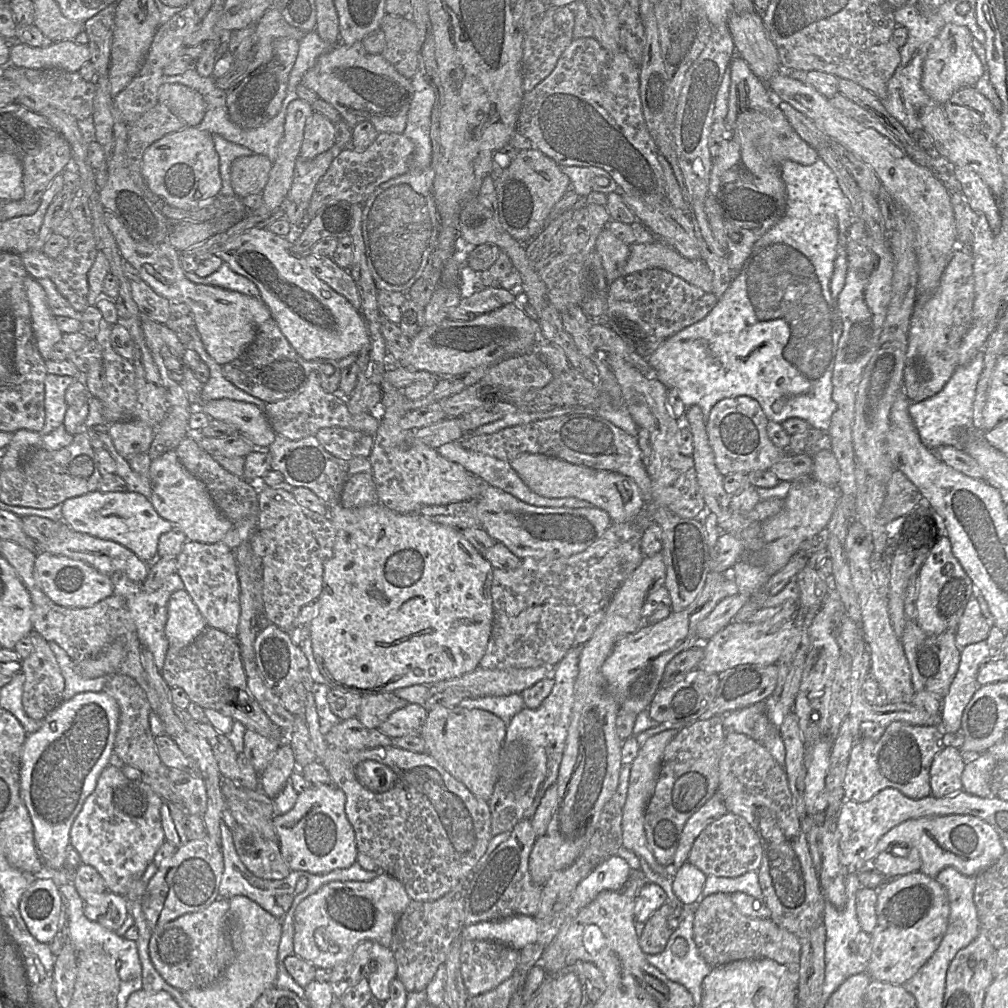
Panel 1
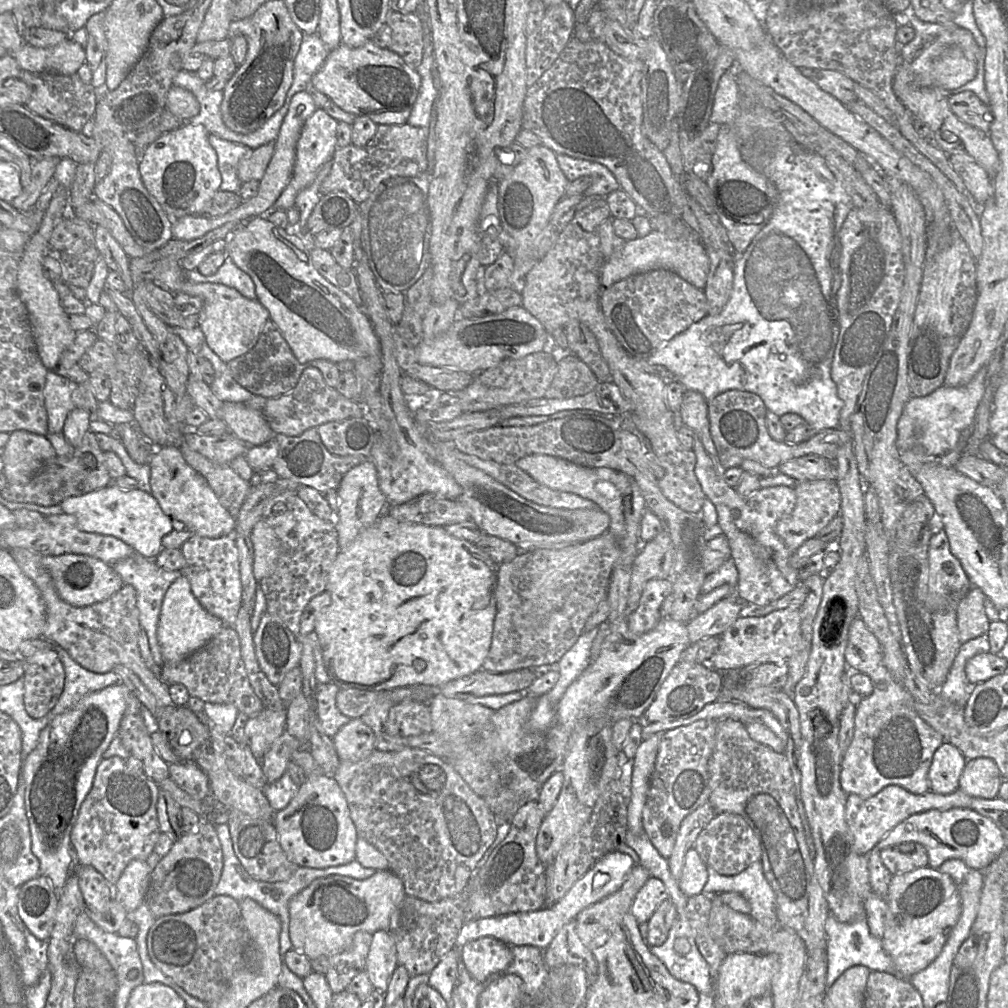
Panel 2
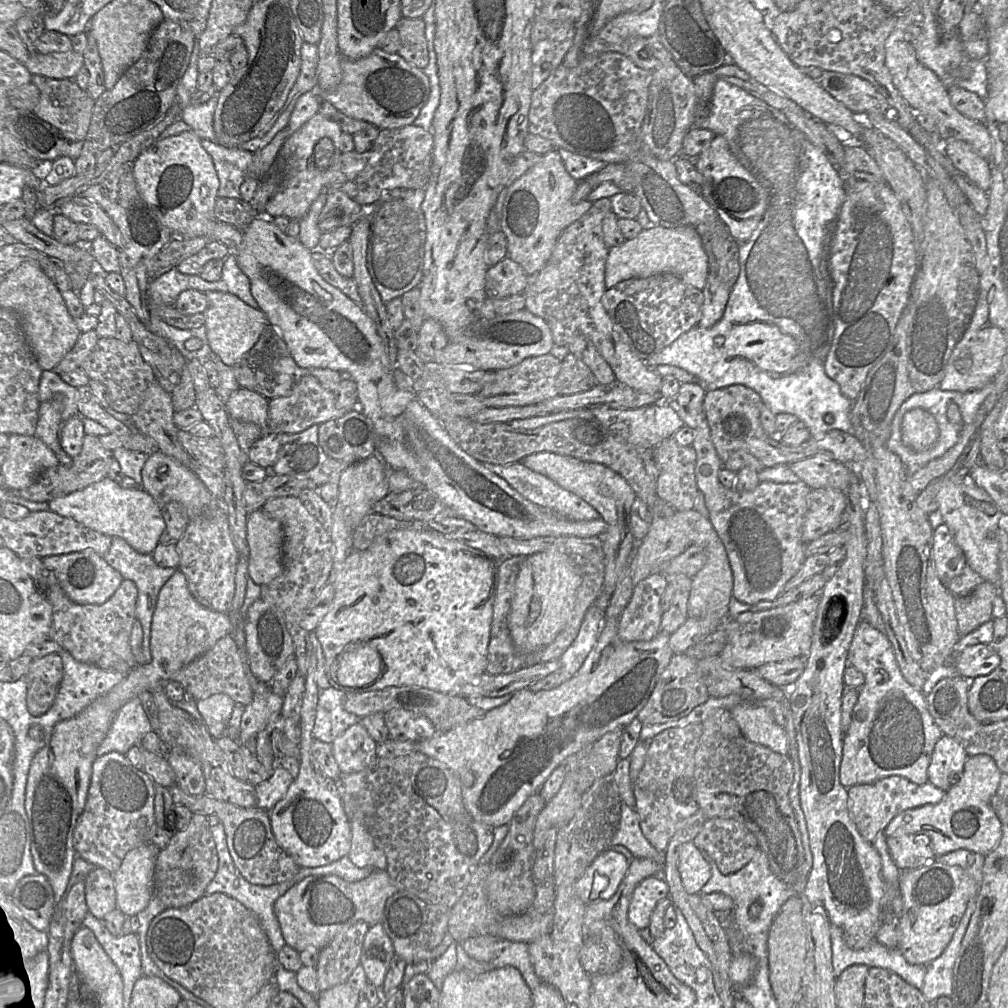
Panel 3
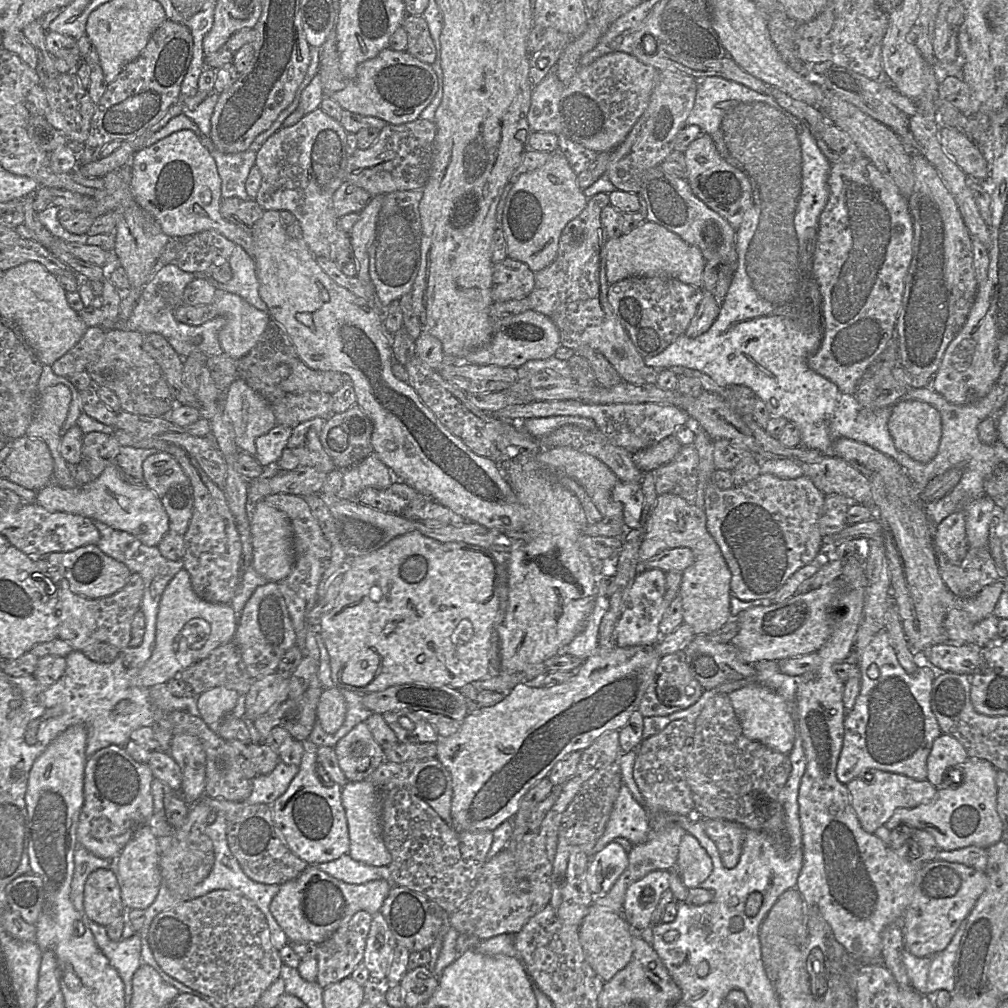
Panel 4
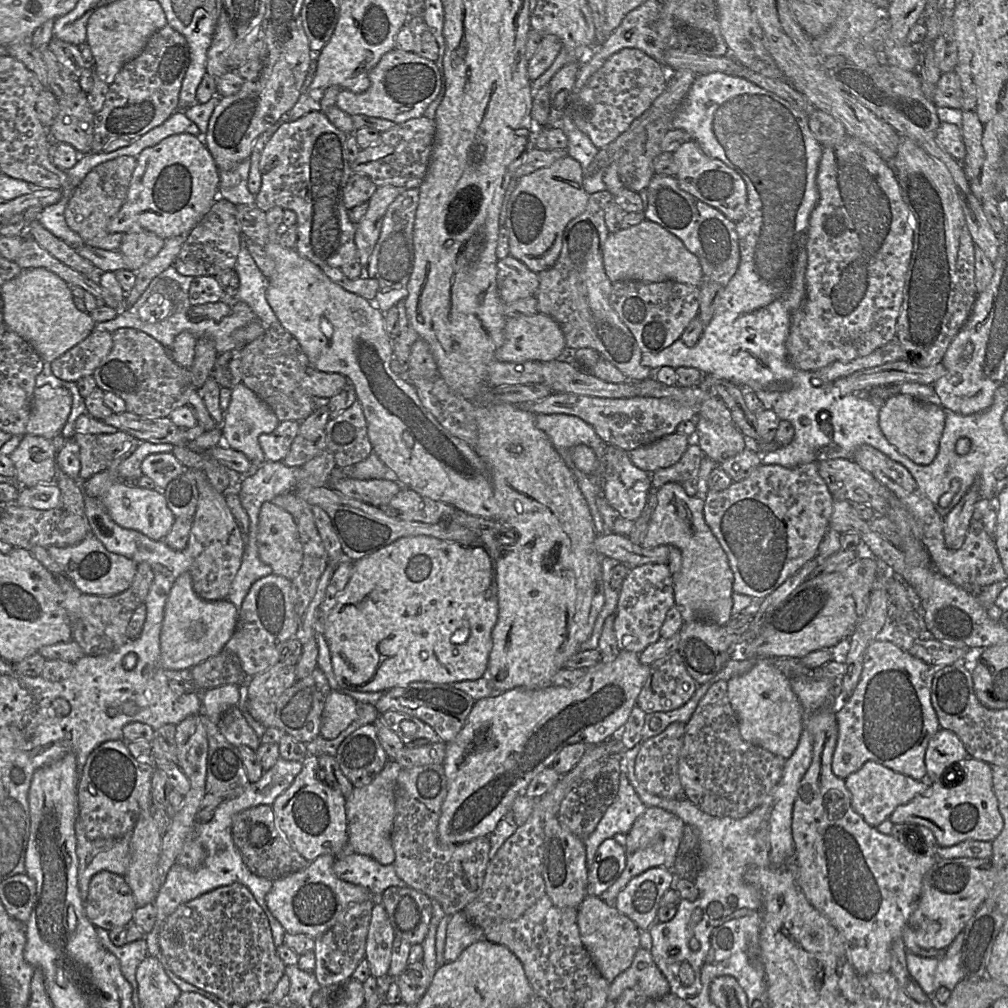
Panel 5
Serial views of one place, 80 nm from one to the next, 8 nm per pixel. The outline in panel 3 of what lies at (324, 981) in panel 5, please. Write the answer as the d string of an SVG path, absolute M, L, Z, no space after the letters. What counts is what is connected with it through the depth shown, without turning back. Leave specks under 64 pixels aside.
M358 921L339 932L319 951L316 969L320 991L348 981L361 964L364 940L369 928L367 923Z

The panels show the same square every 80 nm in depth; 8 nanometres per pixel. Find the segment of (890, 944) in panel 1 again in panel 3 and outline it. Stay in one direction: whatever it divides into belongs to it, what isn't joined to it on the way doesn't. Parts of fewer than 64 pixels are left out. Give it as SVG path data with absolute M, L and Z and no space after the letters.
M937 858L922 868L900 874L902 912L897 948L908 963L927 966L943 953L960 924L969 900L977 896L979 889L964 869L939 862Z

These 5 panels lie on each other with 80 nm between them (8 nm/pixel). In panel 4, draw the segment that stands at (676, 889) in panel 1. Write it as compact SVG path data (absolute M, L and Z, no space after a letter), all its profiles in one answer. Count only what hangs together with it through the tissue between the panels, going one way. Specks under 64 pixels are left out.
M688 833L681 838L676 870L687 889L698 888L712 872L711 858L696 838Z

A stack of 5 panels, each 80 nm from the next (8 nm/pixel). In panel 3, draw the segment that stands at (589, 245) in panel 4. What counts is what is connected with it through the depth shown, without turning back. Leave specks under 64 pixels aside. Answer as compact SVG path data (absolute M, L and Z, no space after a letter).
M598 199L586 213L563 230L546 265L528 276L523 292L525 309L548 324L555 345L566 346L574 337L585 336L610 365L617 381L639 392L660 393L663 377L647 367L621 339L602 304L609 251L603 239L602 221L611 211L610 199Z

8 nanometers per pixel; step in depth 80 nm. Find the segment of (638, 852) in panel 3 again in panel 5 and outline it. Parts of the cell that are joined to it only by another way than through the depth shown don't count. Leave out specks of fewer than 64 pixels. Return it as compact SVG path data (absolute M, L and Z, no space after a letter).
M621 771L619 789L613 803L607 808L595 830L584 840L588 870L594 862L599 845L615 834L626 835L646 808L630 784L626 772Z

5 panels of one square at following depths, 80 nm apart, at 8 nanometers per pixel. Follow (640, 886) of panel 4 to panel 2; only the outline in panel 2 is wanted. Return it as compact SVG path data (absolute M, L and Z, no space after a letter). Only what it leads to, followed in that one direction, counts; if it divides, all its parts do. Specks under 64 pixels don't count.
M650 877L637 893L631 912L639 924L647 923L664 900L669 900L665 885L661 880Z

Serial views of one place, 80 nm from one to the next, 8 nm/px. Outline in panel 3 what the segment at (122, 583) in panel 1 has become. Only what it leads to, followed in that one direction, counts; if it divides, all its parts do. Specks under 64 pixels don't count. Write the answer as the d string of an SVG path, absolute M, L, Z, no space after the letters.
M112 537L111 547L104 559L106 562L116 569L124 579L135 582L138 589L138 598L136 605L136 618L141 622L143 627L143 655L145 664L151 662L152 653L151 644L151 628L152 619L157 606L158 596L165 583L178 570L175 567L162 567L158 565L152 554L141 554L137 552L127 541L121 537Z

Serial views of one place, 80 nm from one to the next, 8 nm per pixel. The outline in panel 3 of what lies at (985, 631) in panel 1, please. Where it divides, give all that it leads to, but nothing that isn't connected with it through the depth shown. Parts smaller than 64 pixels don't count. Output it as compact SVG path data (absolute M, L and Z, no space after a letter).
M984 581L970 594L955 597L954 608L960 637L966 636L993 619L993 601L997 595L1000 595L999 586Z

